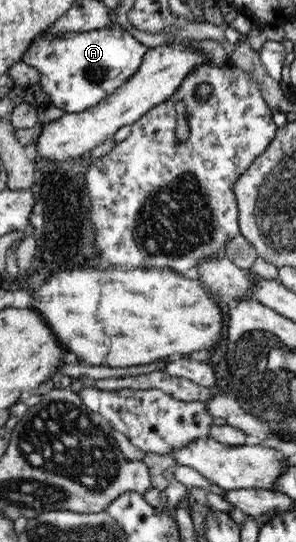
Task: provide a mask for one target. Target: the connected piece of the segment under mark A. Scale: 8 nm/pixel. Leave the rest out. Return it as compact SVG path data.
M104 27L88 32L73 32L48 37L39 35L29 44L22 55L22 62L32 66L40 73L40 90L48 98L44 104L54 104L64 113L78 113L96 106L98 102L110 96L119 86L122 86L142 64L148 47L140 43L132 34L121 27Z

